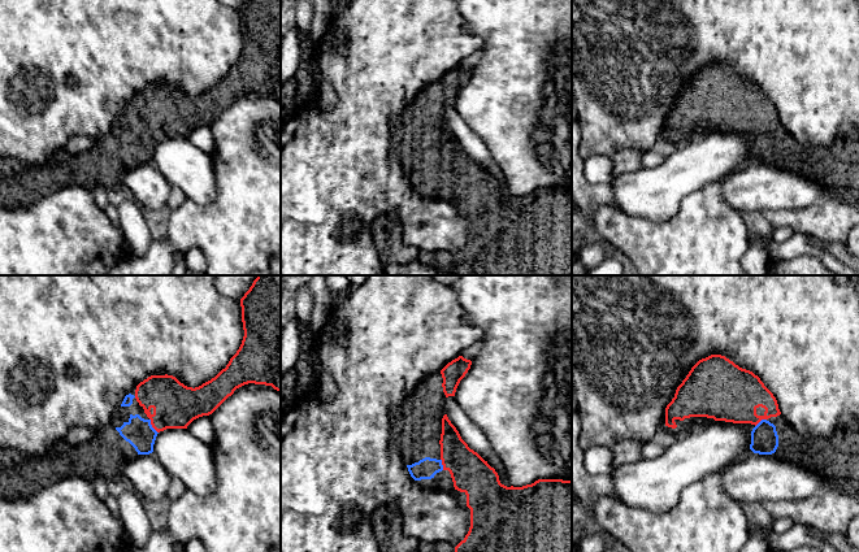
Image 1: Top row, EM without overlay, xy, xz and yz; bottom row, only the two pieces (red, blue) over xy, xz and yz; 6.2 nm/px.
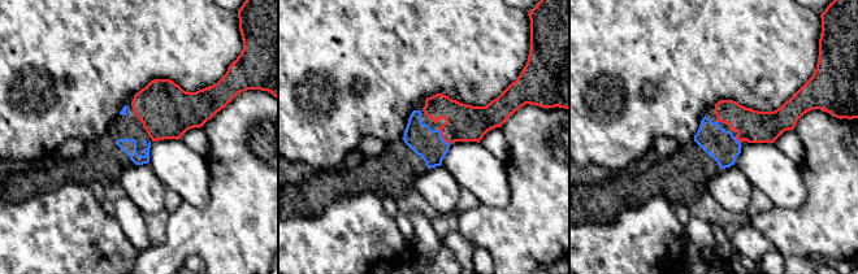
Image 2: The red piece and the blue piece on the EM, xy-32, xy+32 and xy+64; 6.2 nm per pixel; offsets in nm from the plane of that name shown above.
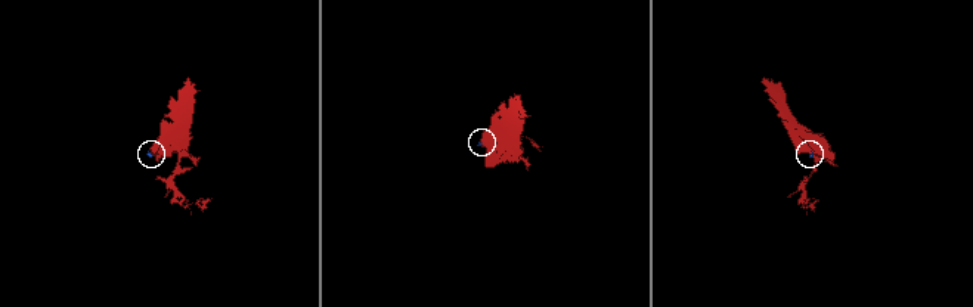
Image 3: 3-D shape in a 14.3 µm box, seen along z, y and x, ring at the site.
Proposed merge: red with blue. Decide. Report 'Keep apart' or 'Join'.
Join

